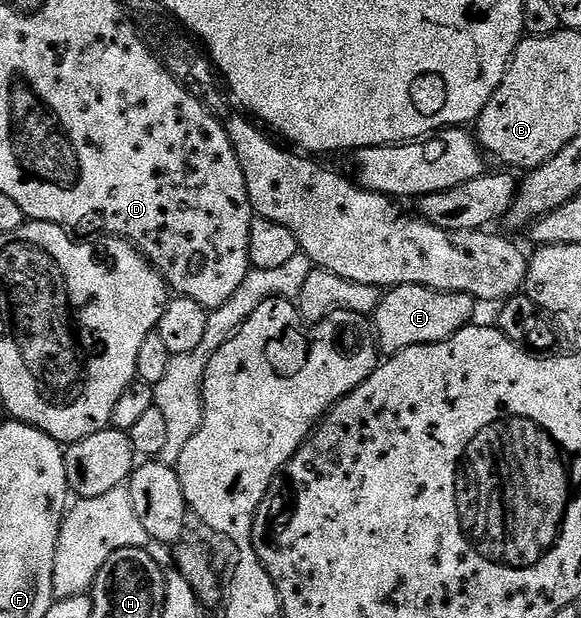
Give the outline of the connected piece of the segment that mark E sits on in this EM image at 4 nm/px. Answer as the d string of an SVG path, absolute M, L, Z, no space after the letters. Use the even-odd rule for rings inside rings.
M400 284L397 288L391 288L381 293L378 306L372 313L372 327L377 347L383 353L393 354L408 346L444 342L475 319L474 308L476 308L476 302L468 294L437 292L434 288L425 288L419 284Z

